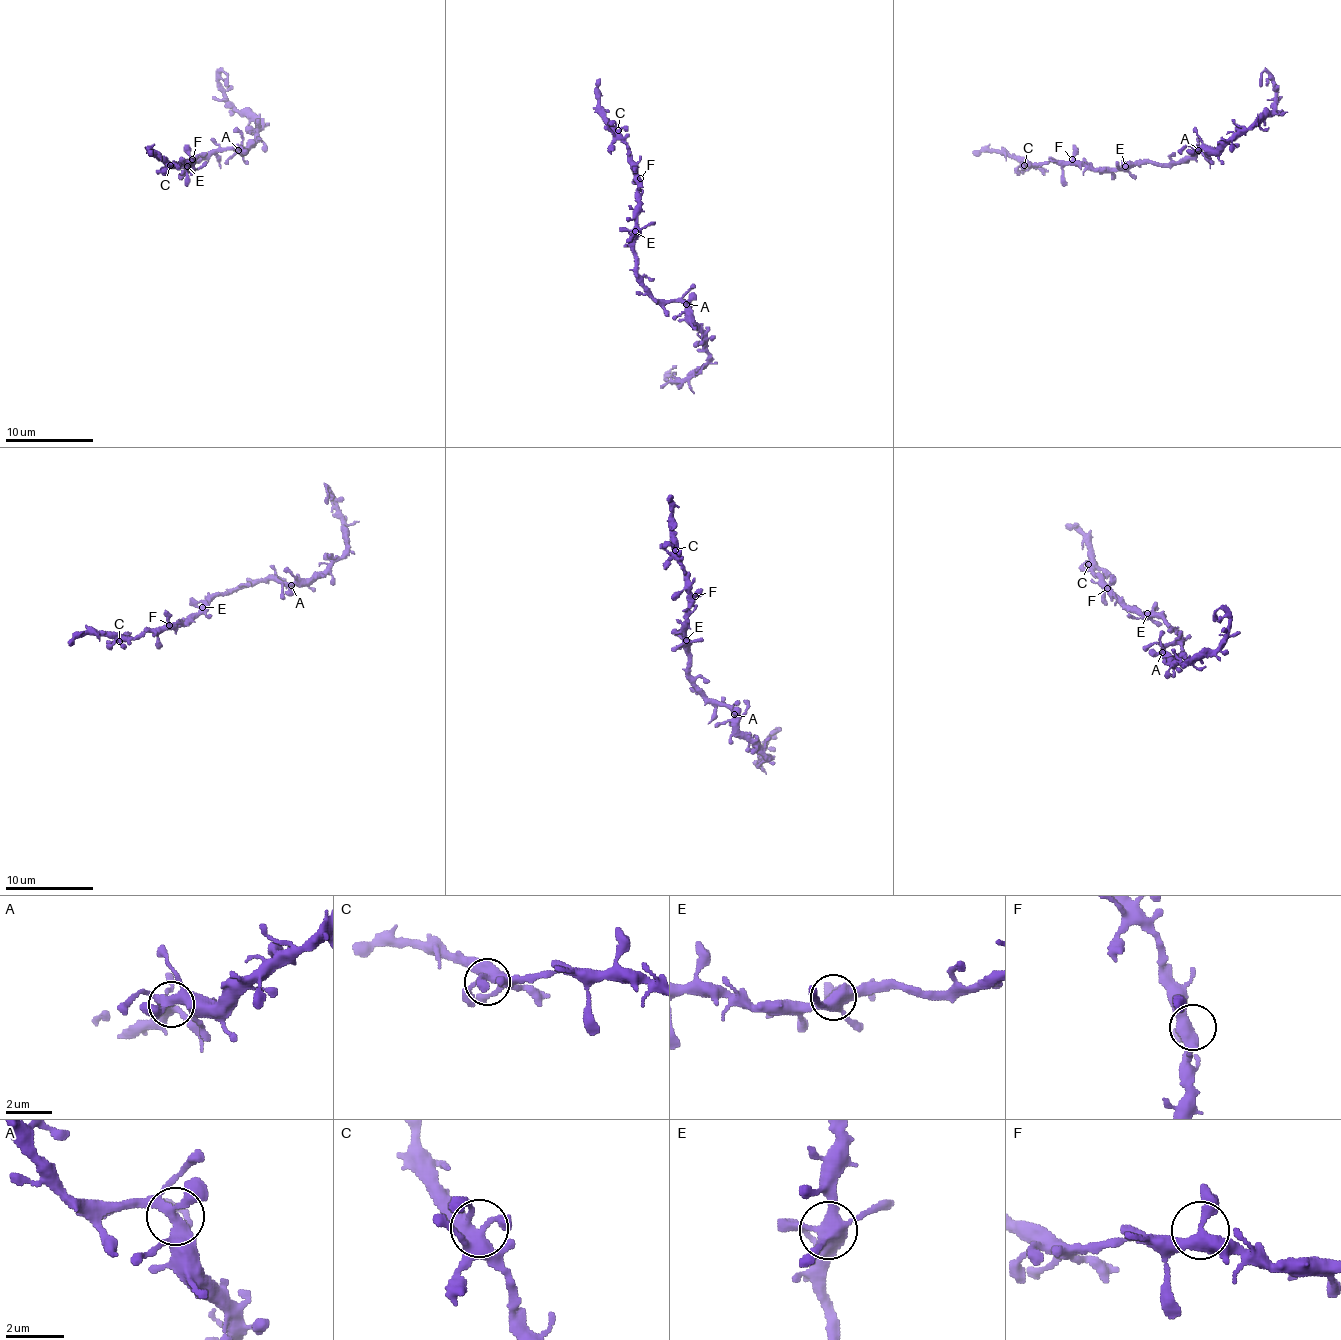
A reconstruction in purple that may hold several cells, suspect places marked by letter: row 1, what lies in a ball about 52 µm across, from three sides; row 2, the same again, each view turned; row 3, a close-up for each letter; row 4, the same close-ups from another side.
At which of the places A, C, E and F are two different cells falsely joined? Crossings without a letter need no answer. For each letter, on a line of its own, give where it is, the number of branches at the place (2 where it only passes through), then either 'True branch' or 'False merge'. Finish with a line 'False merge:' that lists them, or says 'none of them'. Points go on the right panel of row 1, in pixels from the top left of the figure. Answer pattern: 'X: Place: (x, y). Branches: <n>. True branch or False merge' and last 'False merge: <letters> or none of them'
A: Place: (1198, 150). Branches: 6. True branch
C: Place: (1024, 165). Branches: 7. True branch
E: Place: (1125, 166). Branches: 5. True branch
F: Place: (1072, 159). Branches: 4. True branch
False merge: none of them

